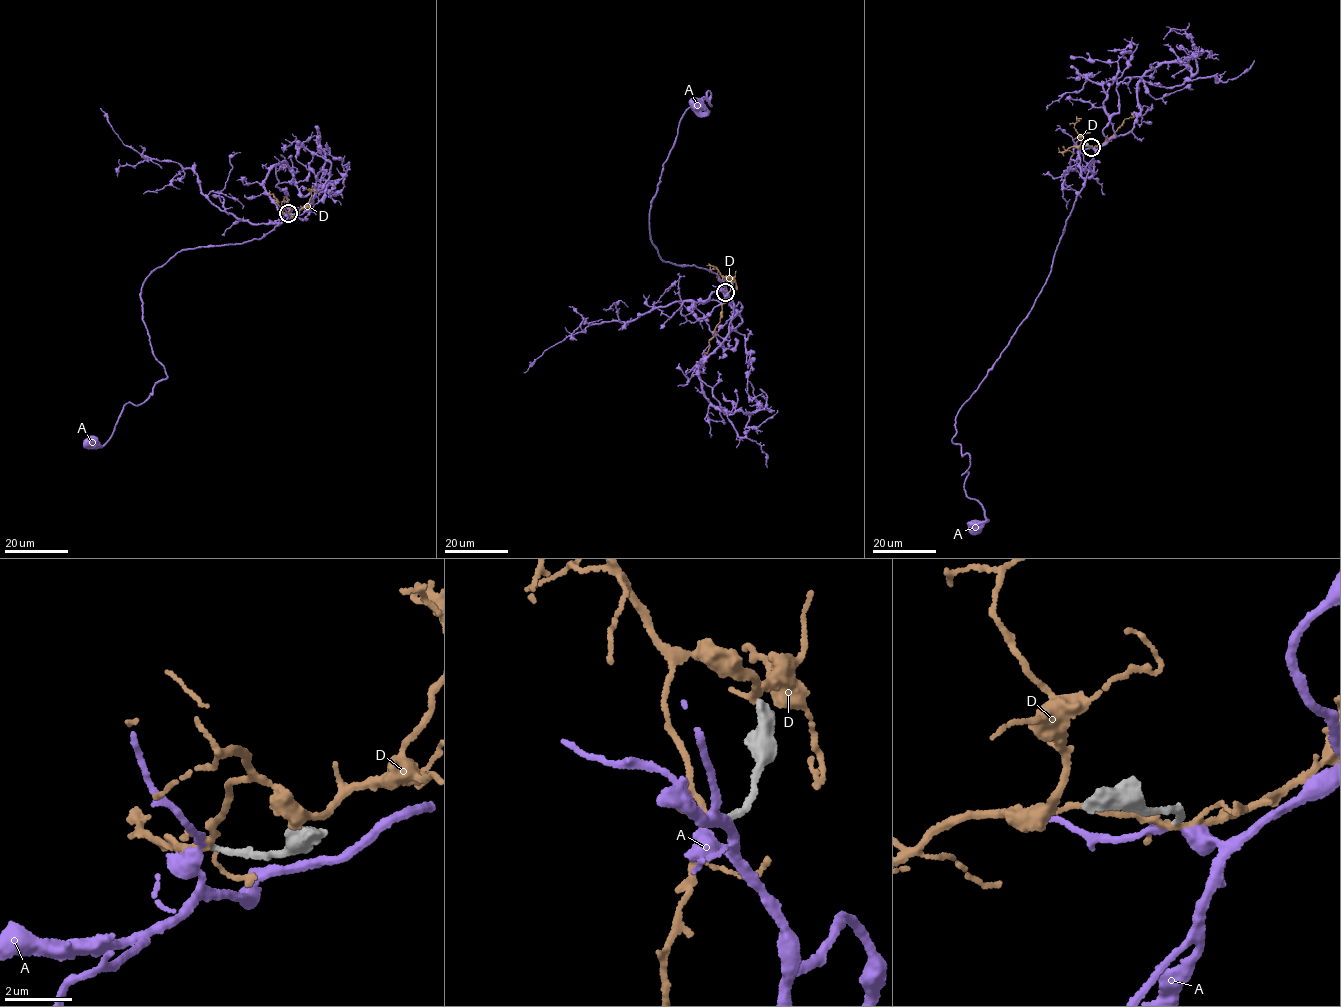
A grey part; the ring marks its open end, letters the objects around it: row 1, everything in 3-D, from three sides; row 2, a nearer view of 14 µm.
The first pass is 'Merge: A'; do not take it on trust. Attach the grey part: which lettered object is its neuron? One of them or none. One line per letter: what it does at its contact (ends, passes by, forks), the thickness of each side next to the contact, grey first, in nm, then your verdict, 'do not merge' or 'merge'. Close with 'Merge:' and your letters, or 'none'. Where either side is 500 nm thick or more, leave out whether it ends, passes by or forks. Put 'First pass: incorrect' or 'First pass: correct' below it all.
A: it forks | 170/240 nm | merge
D: it forks | 170/160 nm | do not merge
Merge: A
First pass: correct

